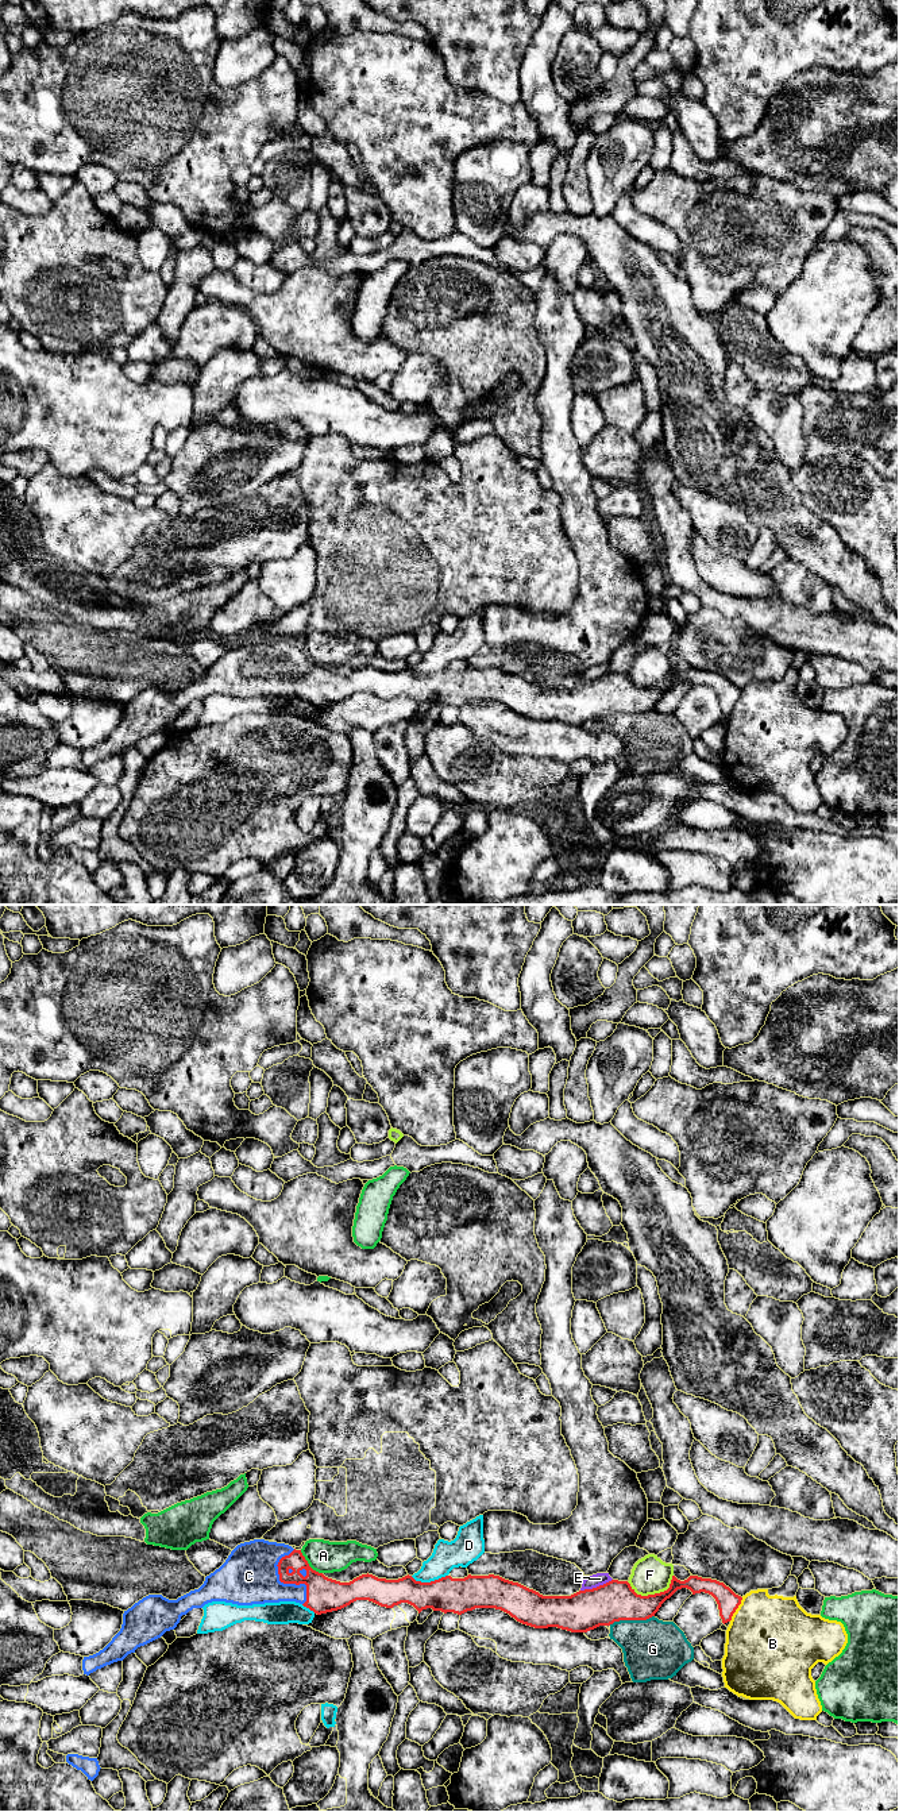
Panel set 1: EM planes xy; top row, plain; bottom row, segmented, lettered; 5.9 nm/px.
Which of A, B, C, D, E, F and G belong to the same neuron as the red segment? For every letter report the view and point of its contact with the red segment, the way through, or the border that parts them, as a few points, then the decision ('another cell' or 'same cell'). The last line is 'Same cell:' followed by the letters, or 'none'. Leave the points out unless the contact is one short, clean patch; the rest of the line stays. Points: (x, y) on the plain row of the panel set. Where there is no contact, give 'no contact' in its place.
A: contact xy (308, 656); another cell
B: contact xy (736, 701); another cell
C: contact xy (285, 675); same cell
D: contact xy (428, 675); another cell
E: contact xy (597, 679); another cell
F: contact xy (652, 687); another cell
G: contact xy (631, 712); border xy (654, 708), (645, 712), (620, 712), (609, 717); another cell
Same cell: C

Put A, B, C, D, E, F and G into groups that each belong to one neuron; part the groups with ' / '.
A / B / C / D / E G / F

